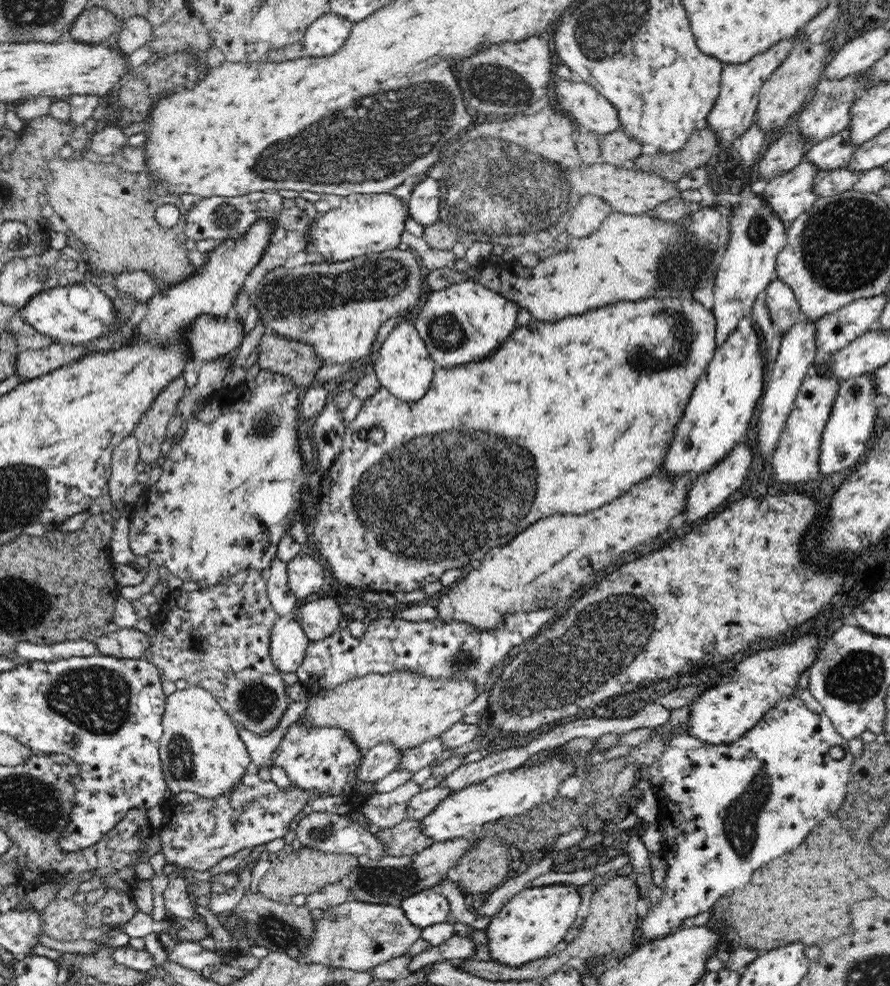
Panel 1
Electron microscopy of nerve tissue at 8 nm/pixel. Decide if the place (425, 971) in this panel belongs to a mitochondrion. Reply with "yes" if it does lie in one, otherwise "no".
no

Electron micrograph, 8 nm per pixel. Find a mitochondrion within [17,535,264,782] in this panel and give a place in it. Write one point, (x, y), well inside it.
(97, 699)

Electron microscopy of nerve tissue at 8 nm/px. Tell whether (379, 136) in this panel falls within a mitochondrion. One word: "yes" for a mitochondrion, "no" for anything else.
yes

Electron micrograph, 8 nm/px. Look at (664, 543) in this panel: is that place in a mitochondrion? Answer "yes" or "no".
no

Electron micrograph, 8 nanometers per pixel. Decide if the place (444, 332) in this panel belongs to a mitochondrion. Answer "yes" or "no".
yes

